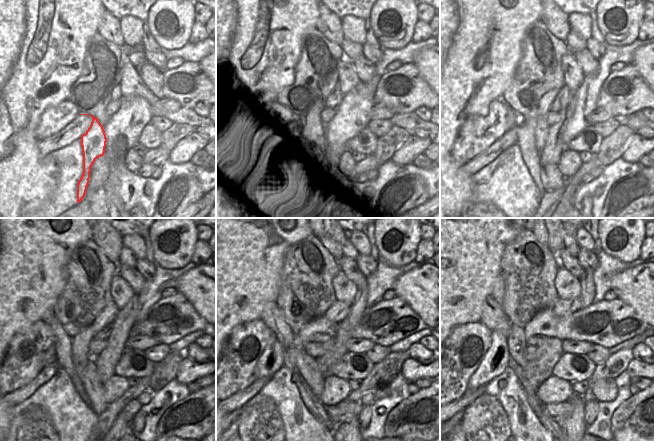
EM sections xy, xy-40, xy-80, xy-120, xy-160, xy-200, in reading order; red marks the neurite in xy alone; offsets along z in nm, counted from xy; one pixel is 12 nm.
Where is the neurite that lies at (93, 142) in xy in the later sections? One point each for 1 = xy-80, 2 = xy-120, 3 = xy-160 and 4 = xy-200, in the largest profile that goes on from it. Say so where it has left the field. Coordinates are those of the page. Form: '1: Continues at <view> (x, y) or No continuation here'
1: Continues at xy-80 (551, 100)
2: Continues at xy-120 (114, 319)
3: Continues at xy-160 (341, 312)
4: Continues at xy-200 (564, 307)

